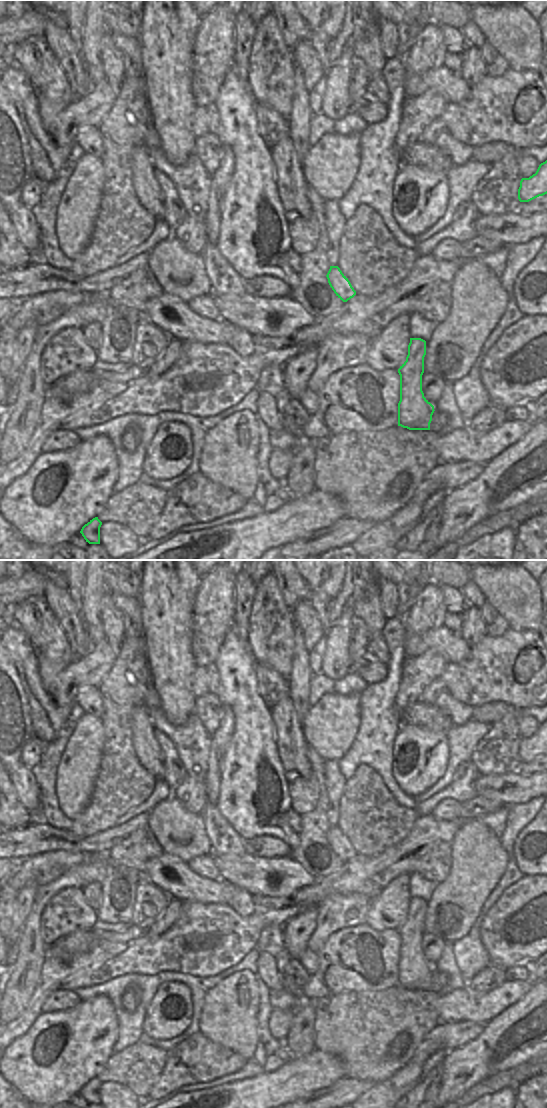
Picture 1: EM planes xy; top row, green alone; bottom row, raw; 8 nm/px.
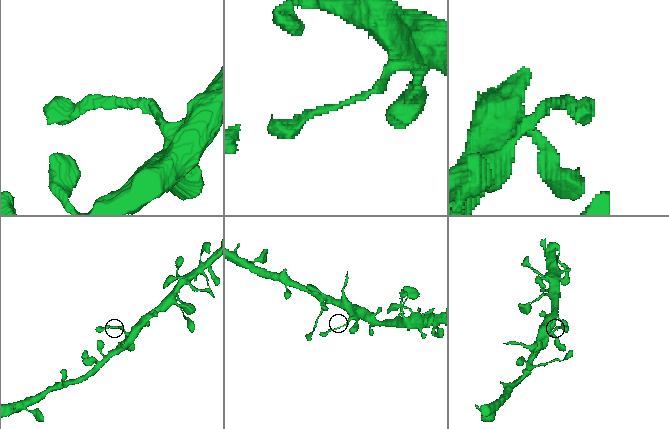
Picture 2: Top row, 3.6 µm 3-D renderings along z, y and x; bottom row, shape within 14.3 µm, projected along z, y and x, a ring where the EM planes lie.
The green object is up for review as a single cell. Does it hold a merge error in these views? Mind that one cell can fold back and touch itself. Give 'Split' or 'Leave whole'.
Leave whole

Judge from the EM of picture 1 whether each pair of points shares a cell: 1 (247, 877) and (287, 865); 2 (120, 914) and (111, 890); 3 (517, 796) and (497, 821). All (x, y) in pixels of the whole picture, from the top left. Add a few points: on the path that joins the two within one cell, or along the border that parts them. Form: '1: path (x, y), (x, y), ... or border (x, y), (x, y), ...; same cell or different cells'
1: path (257, 875), (264, 875), (268, 871), (277, 870); same cell
2: path (116, 908), (116, 896); same cell
3: border (531, 798), (522, 803), (504, 806); different cells

